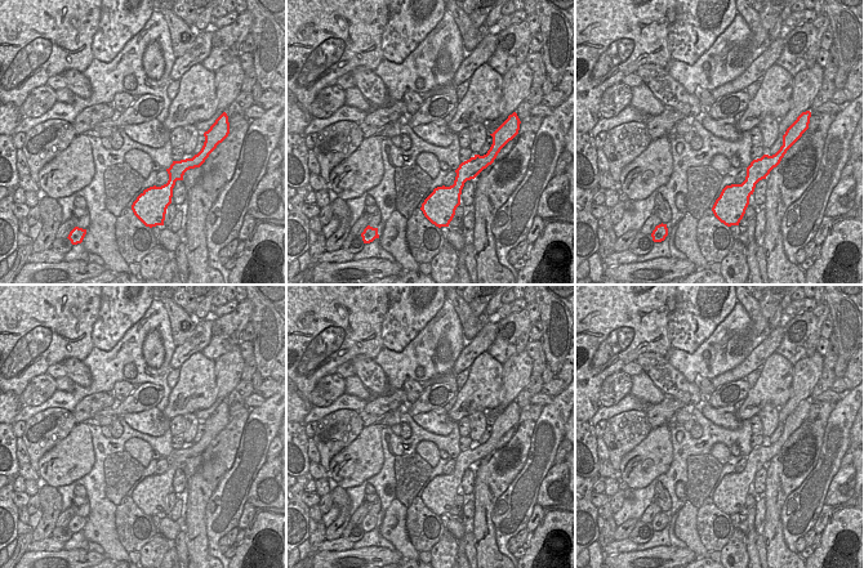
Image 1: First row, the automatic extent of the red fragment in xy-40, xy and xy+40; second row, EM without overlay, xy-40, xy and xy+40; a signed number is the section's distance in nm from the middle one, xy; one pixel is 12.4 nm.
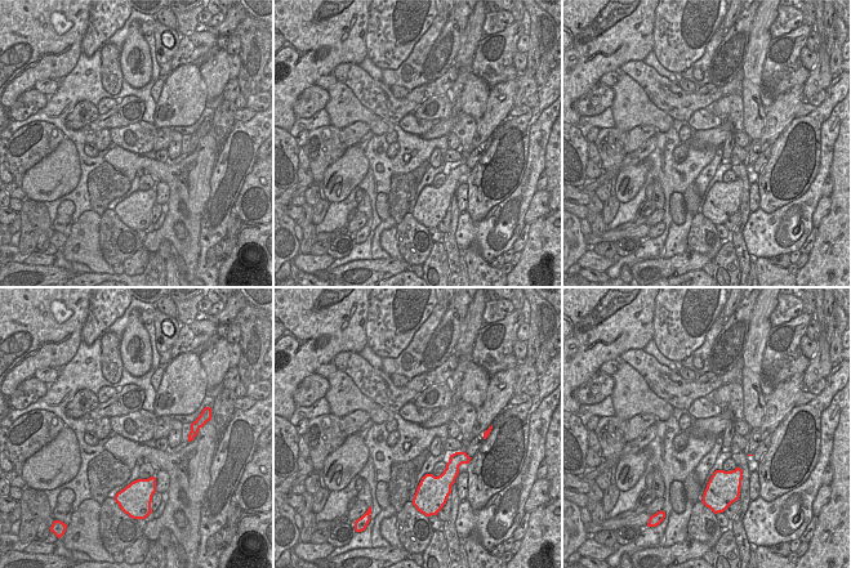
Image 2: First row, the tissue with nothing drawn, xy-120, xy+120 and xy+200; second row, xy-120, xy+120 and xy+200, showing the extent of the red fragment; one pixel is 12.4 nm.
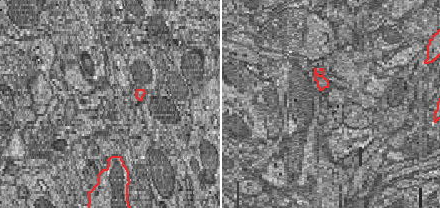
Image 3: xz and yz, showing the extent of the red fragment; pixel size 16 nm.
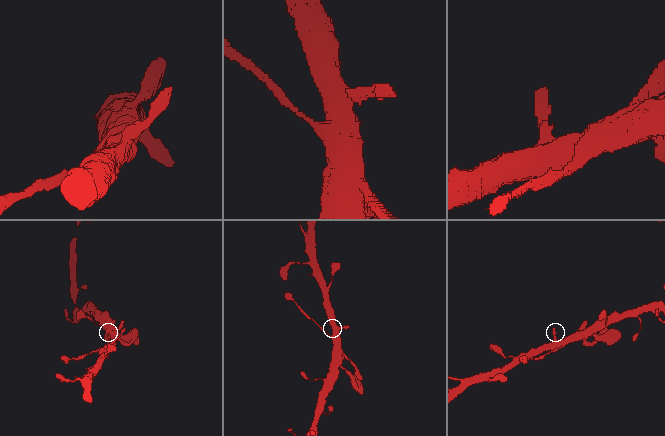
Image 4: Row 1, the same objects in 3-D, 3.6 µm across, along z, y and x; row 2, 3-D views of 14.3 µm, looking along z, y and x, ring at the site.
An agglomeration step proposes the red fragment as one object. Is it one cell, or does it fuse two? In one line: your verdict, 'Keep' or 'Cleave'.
Keep.

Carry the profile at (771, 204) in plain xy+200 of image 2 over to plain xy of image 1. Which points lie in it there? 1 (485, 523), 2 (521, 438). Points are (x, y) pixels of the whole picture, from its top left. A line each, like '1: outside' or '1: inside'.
1: inside
2: inside

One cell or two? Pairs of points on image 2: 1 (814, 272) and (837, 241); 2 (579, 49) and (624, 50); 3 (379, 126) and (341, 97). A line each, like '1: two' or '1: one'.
1: one
2: one
3: one

